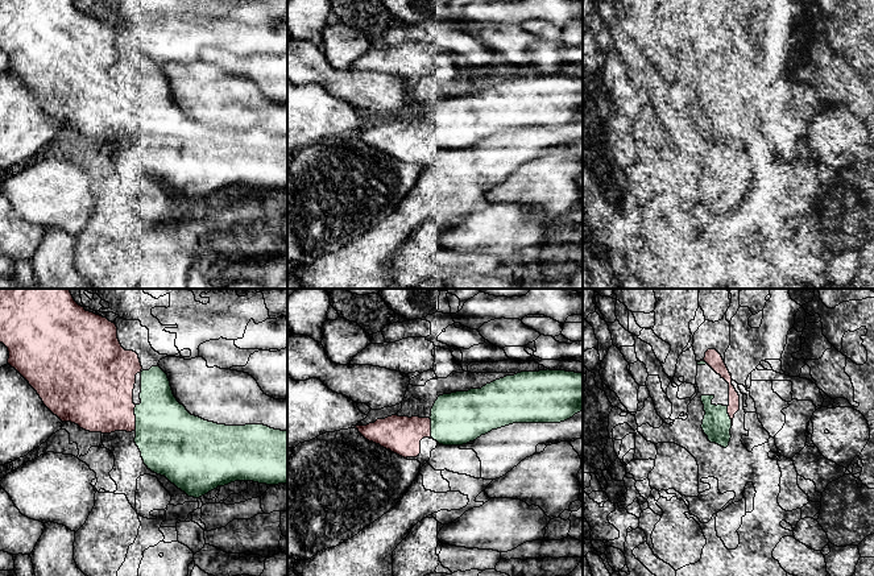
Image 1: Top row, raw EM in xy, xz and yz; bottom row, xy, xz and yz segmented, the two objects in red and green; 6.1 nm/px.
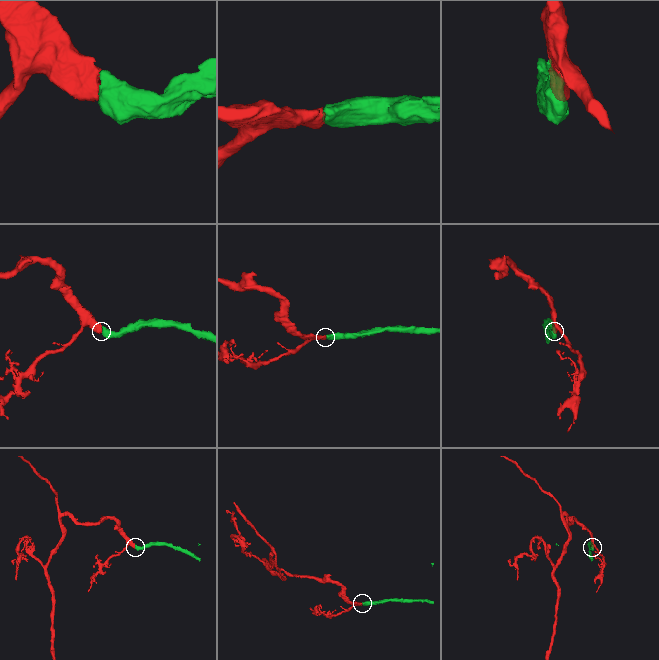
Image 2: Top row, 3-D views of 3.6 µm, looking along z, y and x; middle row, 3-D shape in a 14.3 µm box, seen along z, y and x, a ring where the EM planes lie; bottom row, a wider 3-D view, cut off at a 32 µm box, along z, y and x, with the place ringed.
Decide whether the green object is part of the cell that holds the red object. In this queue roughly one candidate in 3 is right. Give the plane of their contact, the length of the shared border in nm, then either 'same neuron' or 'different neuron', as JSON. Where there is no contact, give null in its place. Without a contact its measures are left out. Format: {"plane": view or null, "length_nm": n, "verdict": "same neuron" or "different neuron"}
{"plane": "xy", "length_nm": 160, "verdict": "same neuron"}

